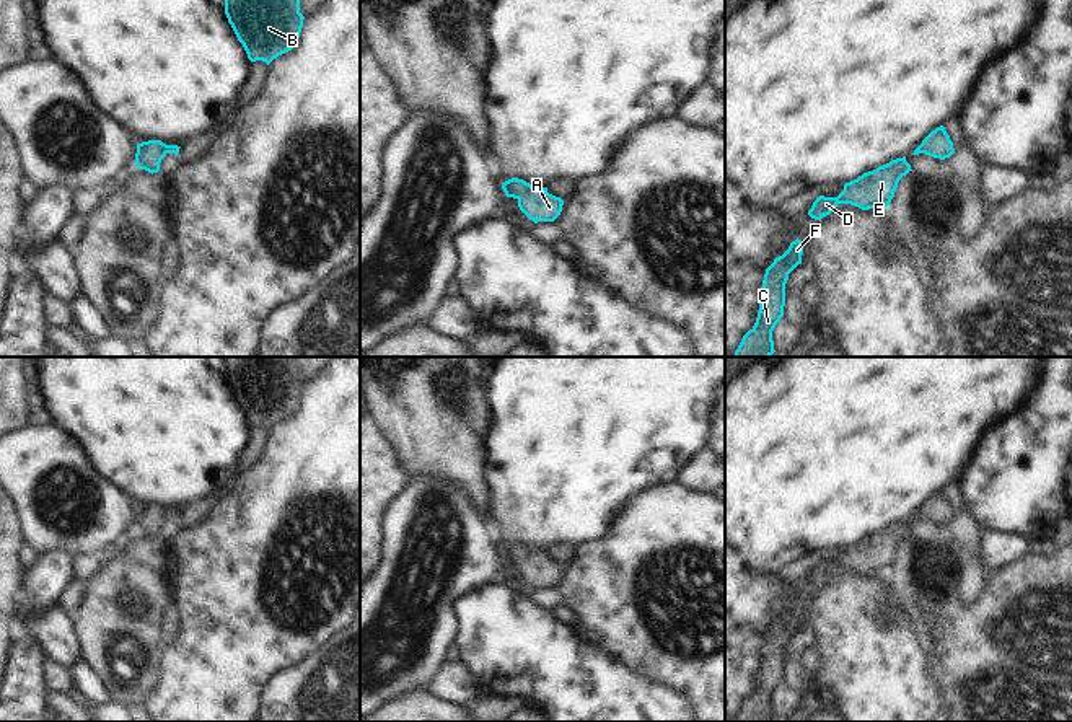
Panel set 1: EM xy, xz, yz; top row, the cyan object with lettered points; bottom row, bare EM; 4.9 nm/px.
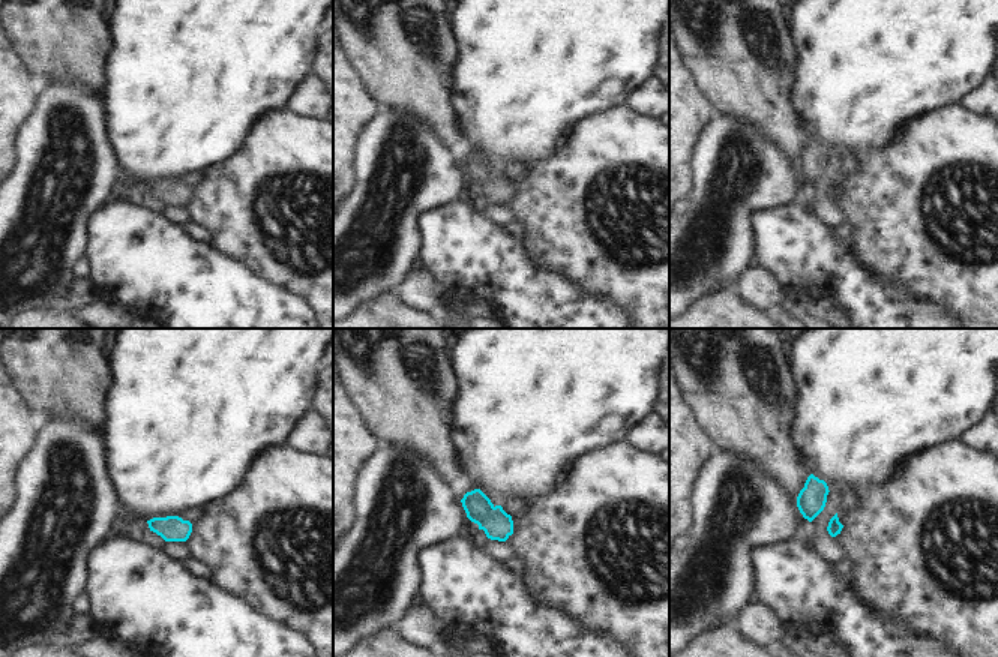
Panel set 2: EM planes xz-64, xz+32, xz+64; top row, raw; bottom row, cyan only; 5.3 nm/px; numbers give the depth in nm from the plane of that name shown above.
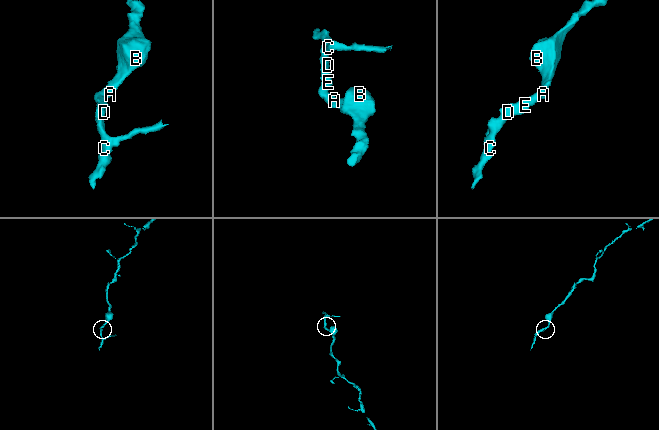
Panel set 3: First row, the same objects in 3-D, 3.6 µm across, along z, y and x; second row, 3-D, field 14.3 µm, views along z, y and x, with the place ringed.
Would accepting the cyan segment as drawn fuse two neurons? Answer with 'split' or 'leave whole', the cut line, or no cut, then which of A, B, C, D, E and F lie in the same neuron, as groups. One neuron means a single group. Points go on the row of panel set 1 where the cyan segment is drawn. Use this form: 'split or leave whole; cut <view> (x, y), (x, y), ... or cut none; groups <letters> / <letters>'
leave whole; cut none; groups A B C D E F

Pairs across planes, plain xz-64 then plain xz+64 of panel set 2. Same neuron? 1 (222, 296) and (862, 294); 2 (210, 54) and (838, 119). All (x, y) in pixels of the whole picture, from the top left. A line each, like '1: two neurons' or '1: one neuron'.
1: one neuron
2: one neuron

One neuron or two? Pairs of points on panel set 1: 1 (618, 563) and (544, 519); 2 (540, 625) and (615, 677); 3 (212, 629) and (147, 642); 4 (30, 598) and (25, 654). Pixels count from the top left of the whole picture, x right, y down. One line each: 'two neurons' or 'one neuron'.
1: two neurons
2: one neuron
3: two neurons
4: one neuron

